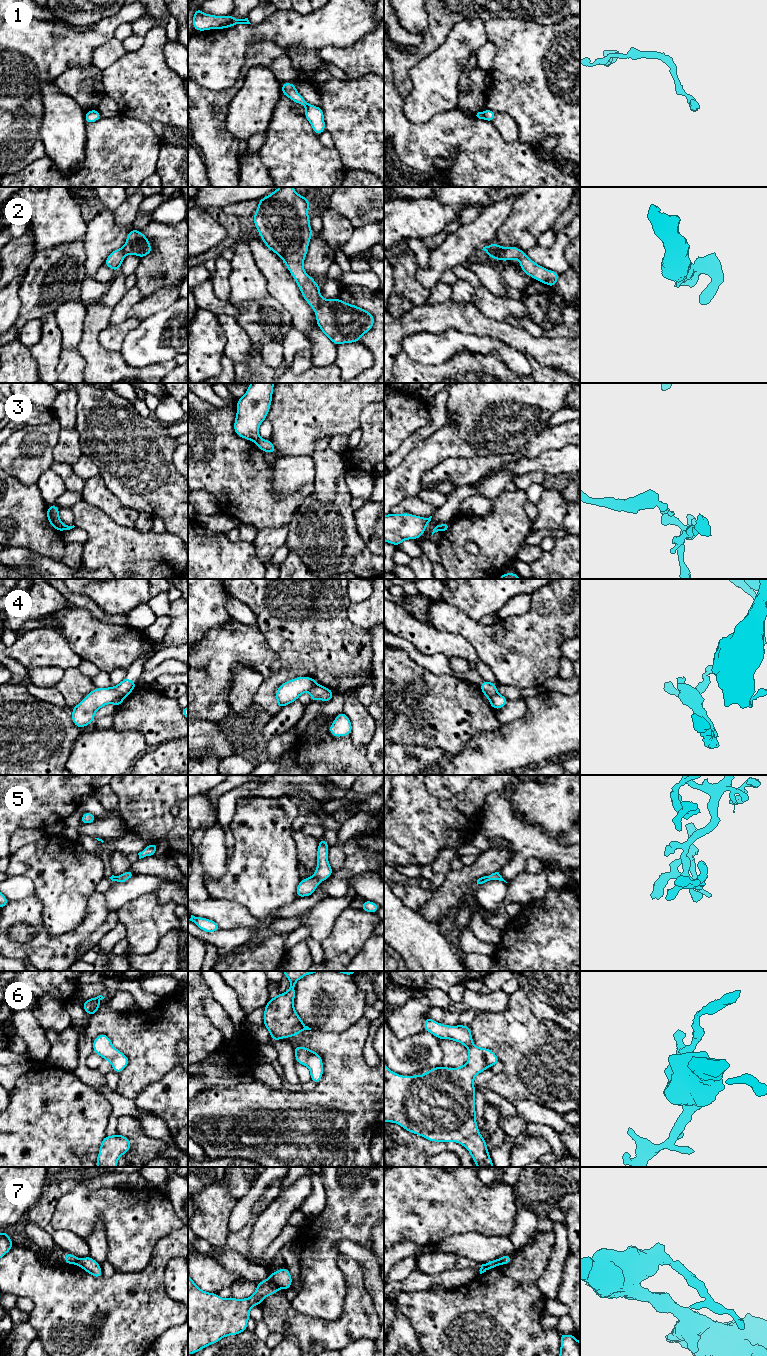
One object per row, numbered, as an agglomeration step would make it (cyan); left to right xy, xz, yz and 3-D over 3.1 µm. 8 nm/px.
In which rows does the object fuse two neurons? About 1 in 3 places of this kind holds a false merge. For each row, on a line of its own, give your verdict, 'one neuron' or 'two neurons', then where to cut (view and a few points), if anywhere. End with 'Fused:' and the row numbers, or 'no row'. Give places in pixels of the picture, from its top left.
1: one neuron; no cut
2: one neuron; no cut
3: two neurons; cut in xz along (259, 437), (255, 441)
4: two neurons; cut in xy along (125, 695), (117, 698), (113, 703)
5: one neuron; no cut
6: one neuron; no cut
7: two neurons; cut in xz along (269, 1278), (279, 1287)
Fused: 3, 4, 7

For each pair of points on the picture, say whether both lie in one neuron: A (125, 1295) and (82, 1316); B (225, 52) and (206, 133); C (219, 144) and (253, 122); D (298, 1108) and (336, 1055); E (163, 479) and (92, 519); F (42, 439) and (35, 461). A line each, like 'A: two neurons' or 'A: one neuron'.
A: one neuron
B: two neurons
C: two neurons
D: one neuron
E: two neurons
F: one neuron

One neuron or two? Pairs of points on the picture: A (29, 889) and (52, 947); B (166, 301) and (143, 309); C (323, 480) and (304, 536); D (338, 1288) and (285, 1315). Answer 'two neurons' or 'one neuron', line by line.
A: two neurons
B: one neuron
C: one neuron
D: two neurons

